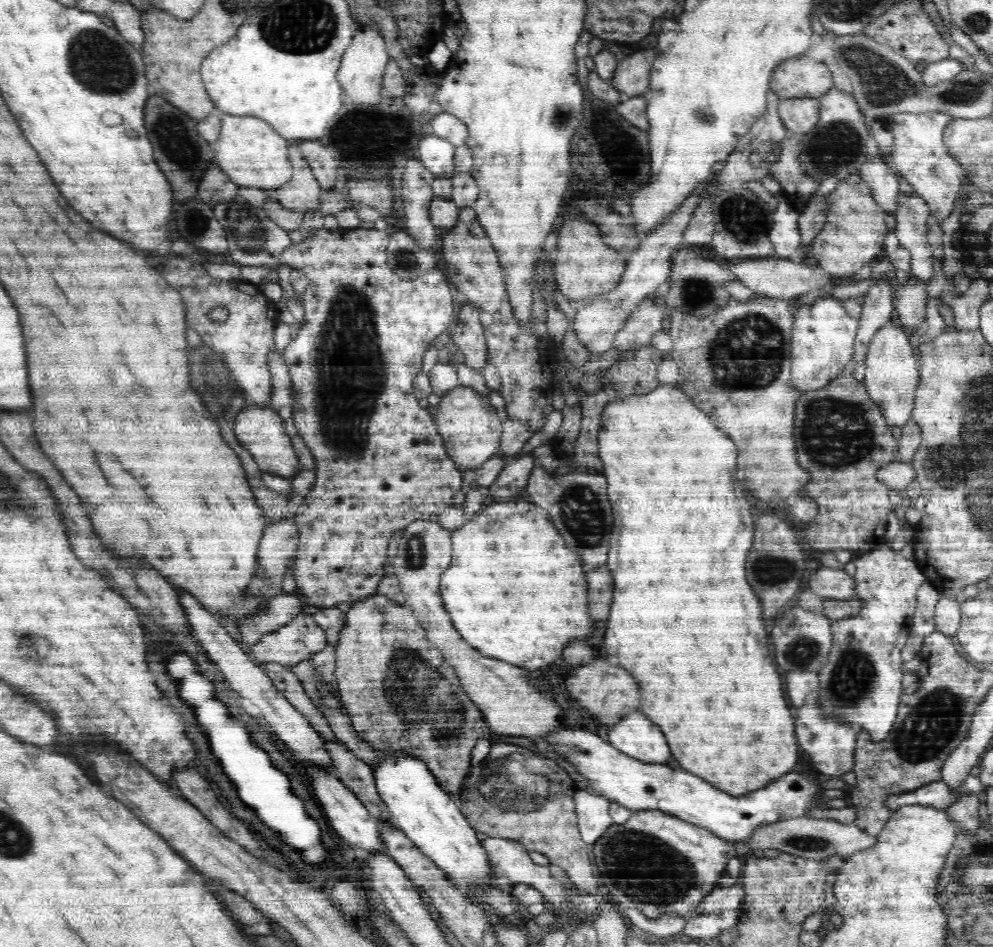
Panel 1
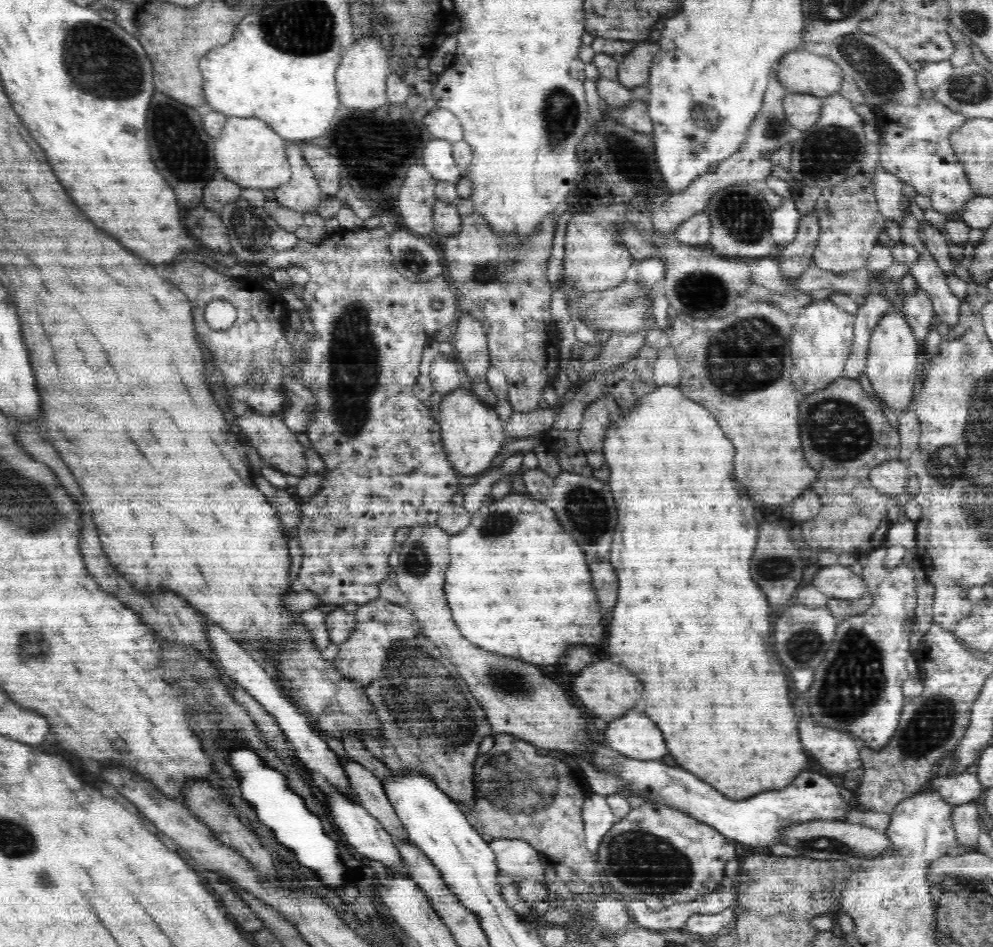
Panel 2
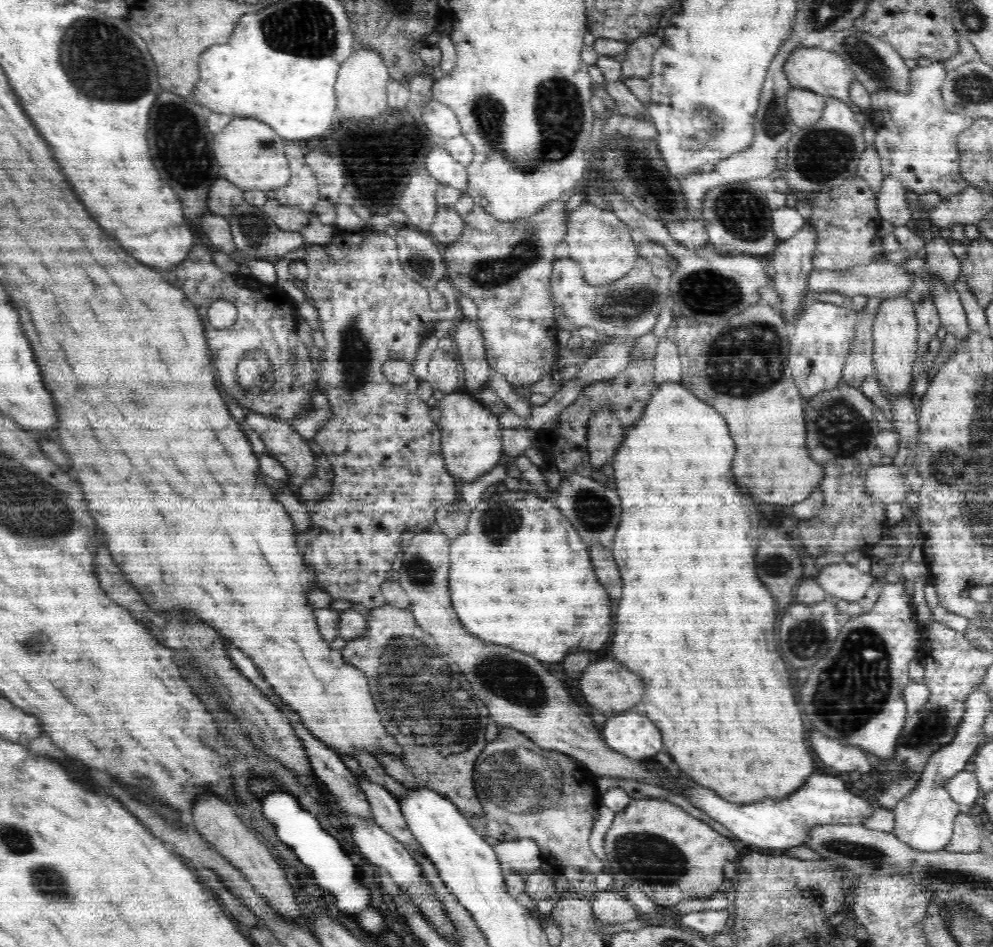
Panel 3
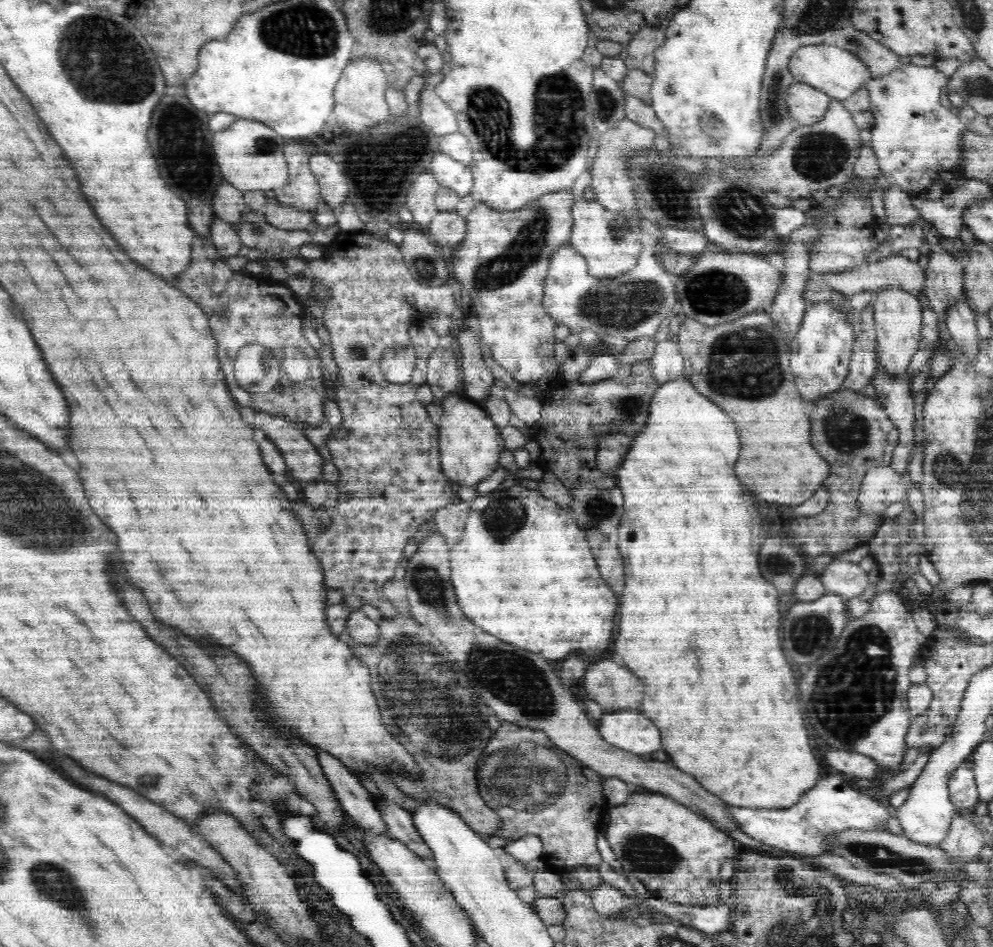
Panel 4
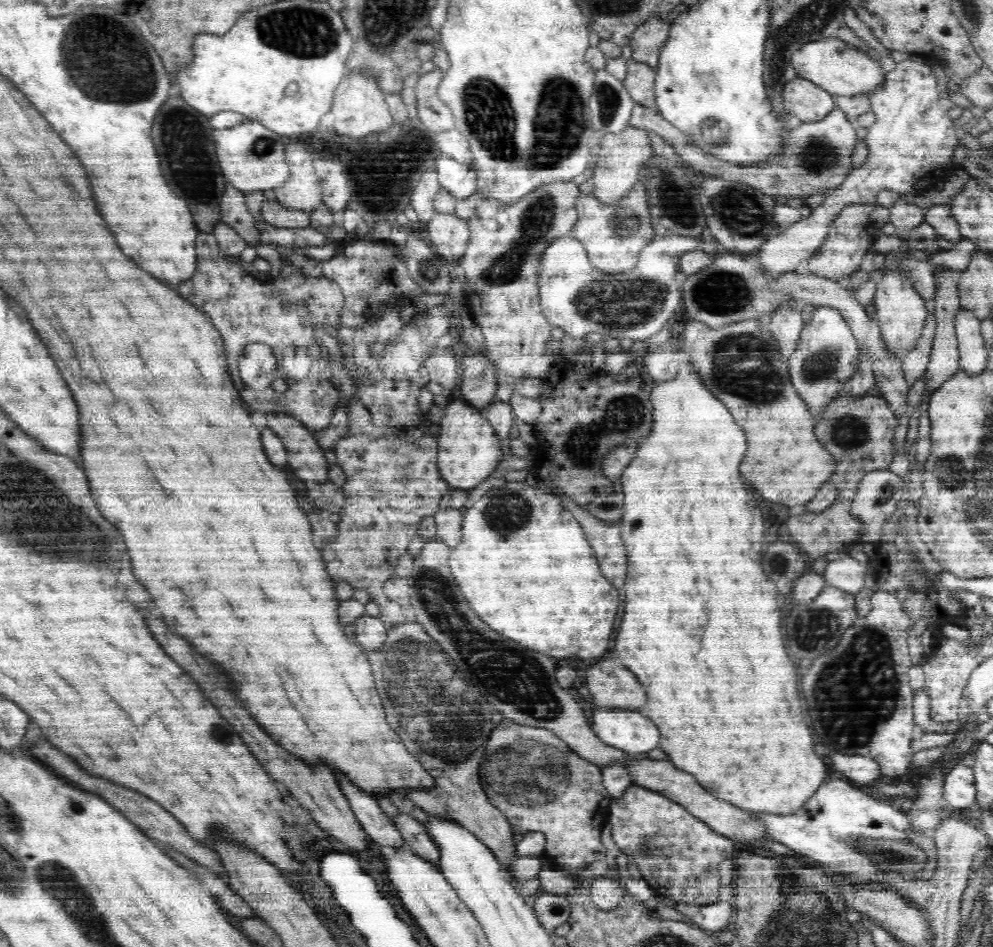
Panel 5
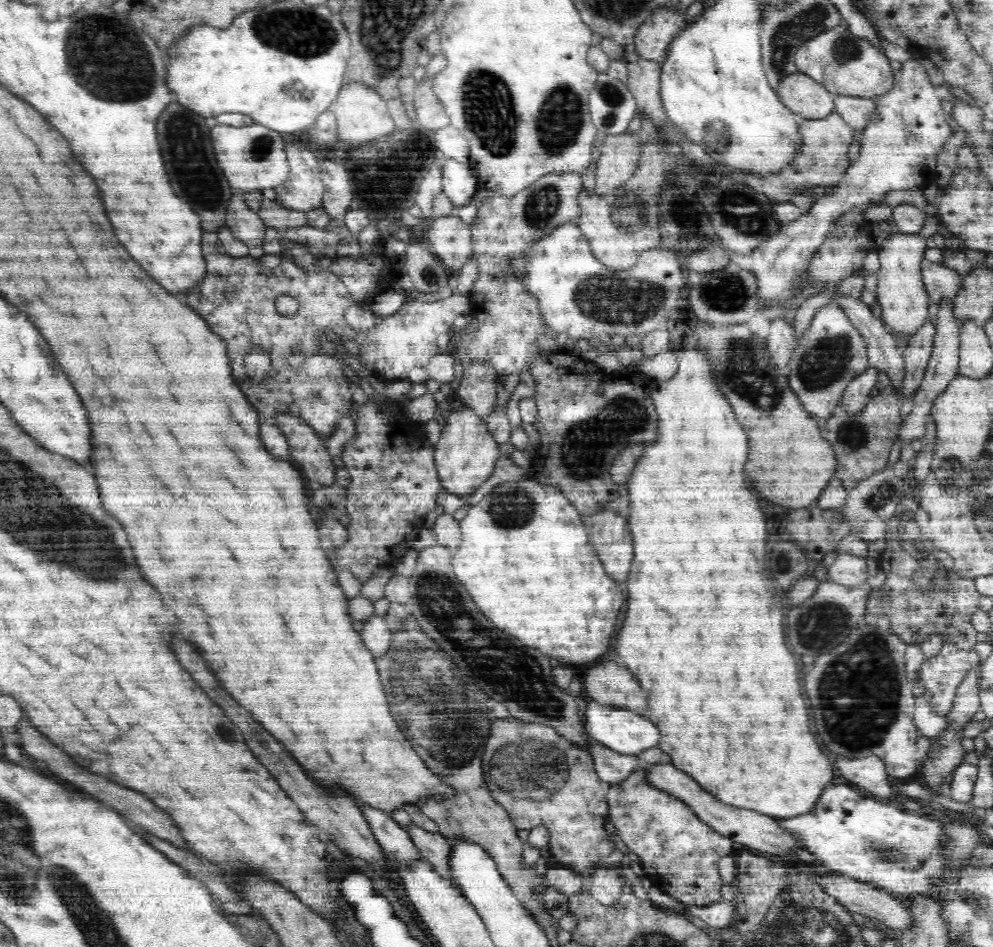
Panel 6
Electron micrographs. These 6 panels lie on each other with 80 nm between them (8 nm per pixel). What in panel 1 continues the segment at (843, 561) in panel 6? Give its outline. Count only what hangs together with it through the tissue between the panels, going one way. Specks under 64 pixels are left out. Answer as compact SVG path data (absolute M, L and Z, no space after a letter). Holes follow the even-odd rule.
M817 568L810 576L810 588L828 599L852 599L855 593L854 578L842 568Z

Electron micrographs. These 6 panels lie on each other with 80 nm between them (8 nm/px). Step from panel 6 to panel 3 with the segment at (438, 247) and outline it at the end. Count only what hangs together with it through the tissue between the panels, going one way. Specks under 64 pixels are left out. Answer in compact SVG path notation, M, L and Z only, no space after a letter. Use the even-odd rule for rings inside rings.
M454 206L440 207L434 215L428 232L436 240L448 245L461 238L464 227L465 220Z

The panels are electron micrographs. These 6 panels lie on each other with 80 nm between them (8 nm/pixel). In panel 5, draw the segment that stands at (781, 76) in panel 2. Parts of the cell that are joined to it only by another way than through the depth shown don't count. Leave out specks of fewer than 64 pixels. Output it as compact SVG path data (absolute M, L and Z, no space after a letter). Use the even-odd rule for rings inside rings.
M836 36L820 38L798 48L792 54L792 67L798 77L804 77L806 80L814 82L836 97L853 96L868 92L868 90L879 90L887 83L874 56L866 54L864 50L858 50L856 46L847 44Z

